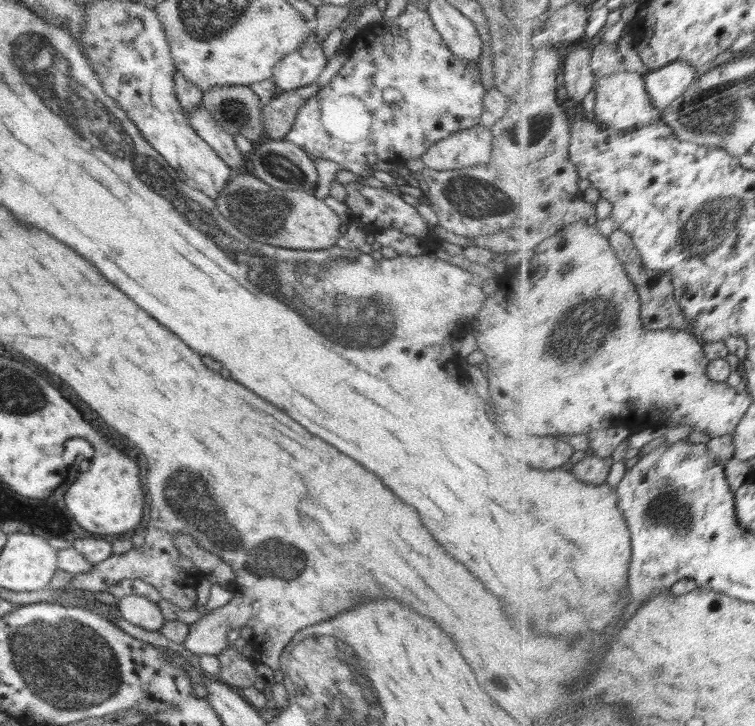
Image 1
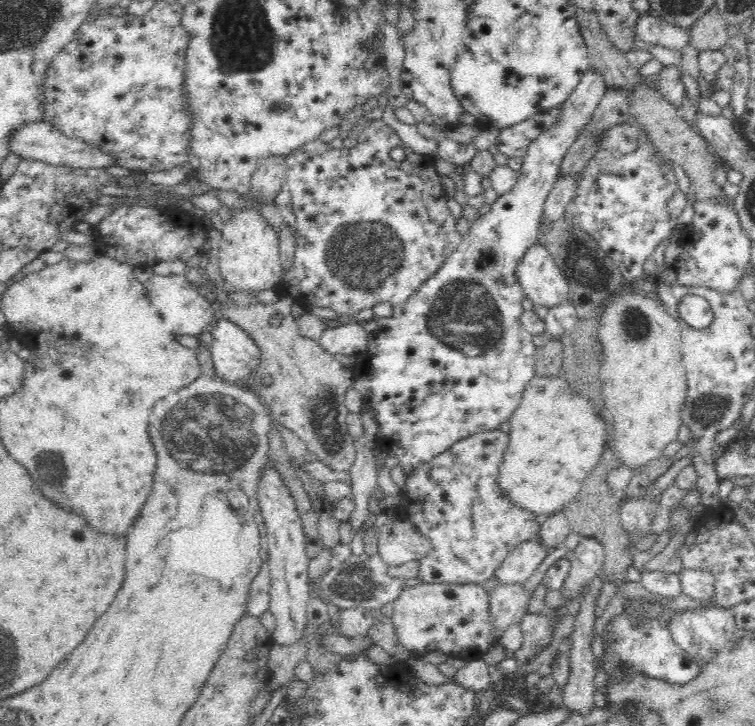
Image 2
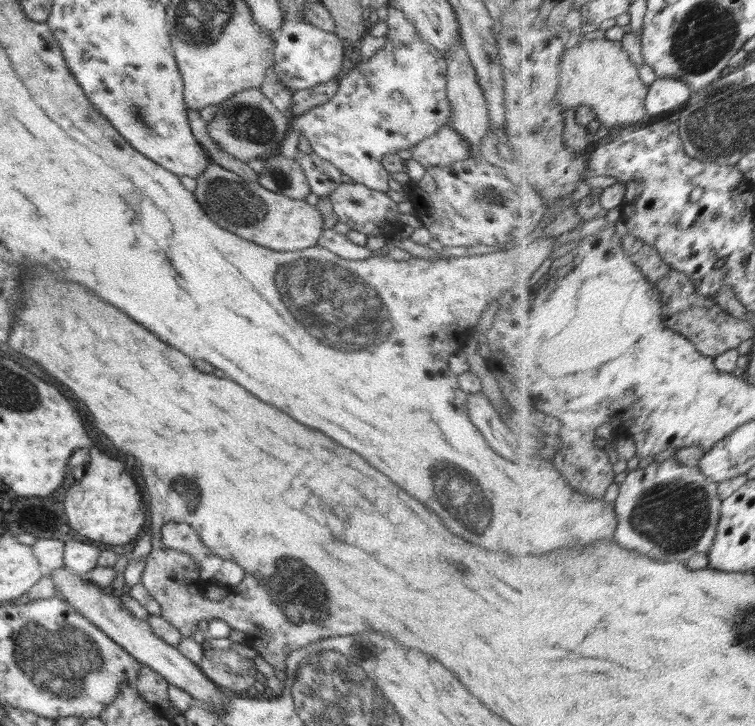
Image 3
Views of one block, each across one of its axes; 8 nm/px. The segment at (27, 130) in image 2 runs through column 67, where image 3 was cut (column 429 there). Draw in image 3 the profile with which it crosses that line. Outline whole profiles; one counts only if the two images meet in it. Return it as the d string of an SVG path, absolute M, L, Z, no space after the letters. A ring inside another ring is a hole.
M448 125L442 126L435 134L424 138L424 141L418 142L411 151L412 159L424 168L445 167L452 162L472 157L465 139Z

